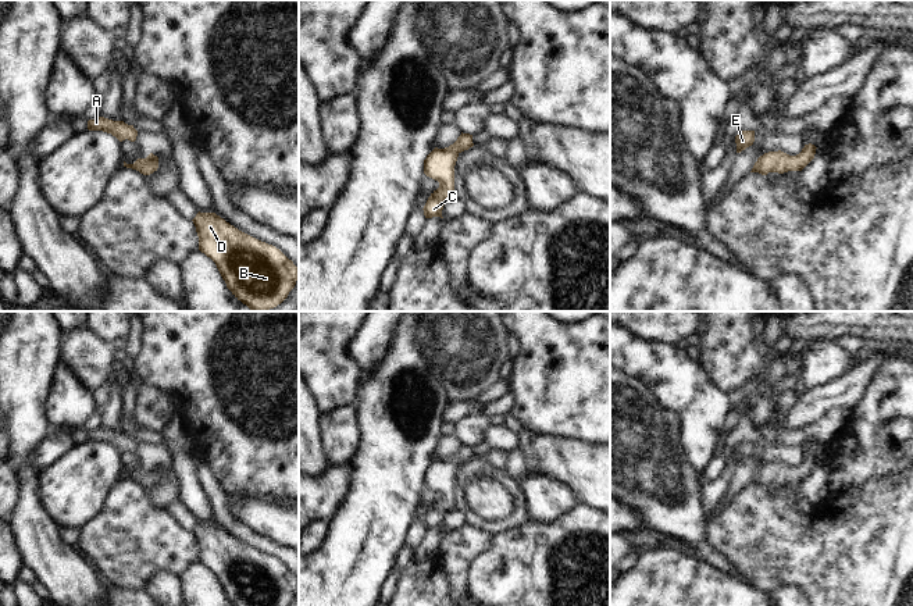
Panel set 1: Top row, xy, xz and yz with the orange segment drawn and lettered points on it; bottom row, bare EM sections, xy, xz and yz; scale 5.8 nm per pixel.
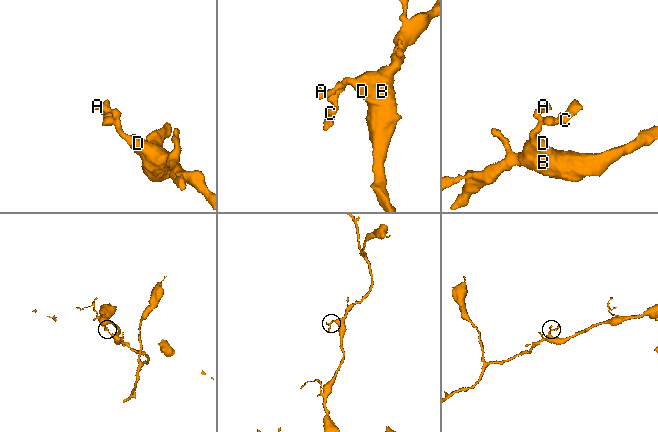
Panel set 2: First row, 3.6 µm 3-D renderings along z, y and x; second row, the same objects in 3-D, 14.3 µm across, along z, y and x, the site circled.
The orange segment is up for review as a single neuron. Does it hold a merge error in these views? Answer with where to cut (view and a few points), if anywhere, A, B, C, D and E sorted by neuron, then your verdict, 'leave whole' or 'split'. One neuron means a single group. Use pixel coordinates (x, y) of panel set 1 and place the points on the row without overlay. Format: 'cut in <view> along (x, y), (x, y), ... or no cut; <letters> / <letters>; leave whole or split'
no cut; A B C D E; leave whole

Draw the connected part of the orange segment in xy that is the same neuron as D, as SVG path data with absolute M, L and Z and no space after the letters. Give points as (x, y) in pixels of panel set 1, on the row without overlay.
M197 524L192 531L199 562L210 568L232 606L289 606L299 578L279 560L261 553L217 527Z

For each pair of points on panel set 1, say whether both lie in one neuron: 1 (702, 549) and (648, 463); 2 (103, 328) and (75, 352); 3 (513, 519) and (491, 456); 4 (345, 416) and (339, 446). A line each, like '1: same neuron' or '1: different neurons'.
1: same neuron
2: different neurons
3: different neurons
4: same neuron

